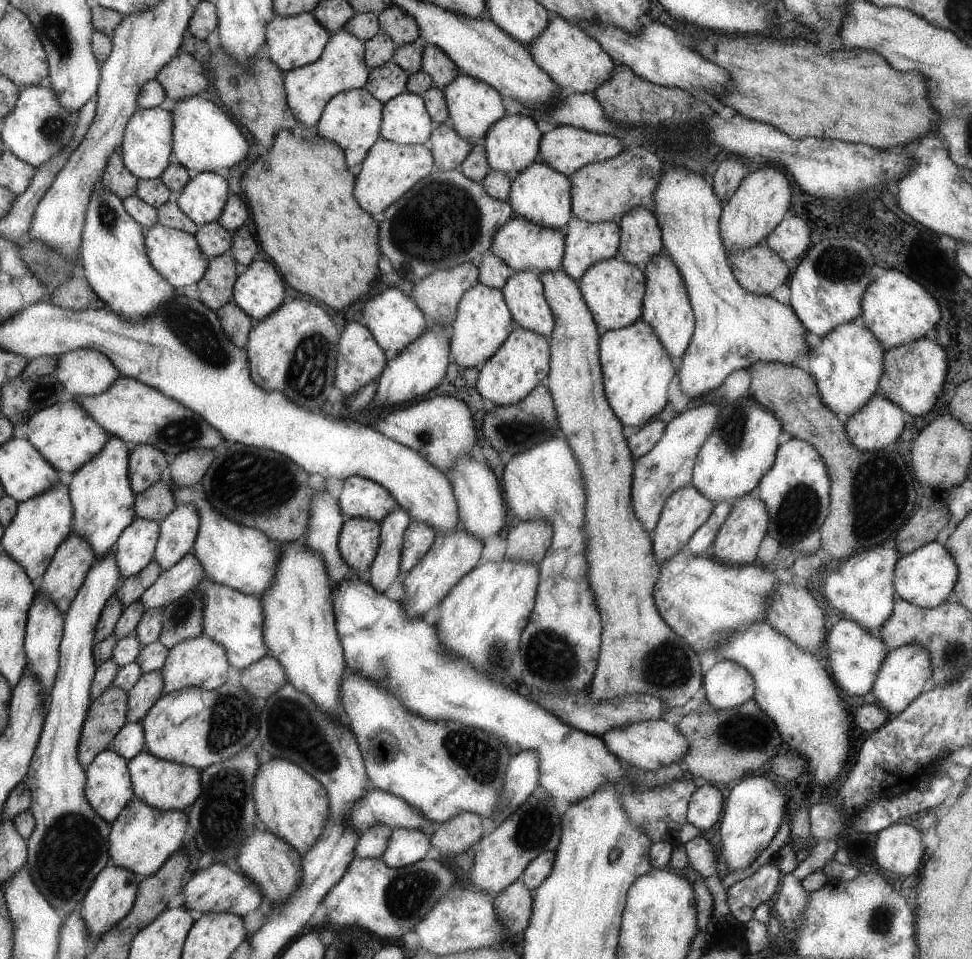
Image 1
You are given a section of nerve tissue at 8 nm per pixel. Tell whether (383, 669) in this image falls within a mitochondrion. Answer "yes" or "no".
yes

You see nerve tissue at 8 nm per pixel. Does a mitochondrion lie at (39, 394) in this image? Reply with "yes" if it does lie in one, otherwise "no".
yes

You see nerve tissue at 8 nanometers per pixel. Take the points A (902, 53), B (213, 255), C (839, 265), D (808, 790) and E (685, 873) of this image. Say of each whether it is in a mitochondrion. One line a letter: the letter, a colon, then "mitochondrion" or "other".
A: other
B: other
C: mitochondrion
D: other
E: other

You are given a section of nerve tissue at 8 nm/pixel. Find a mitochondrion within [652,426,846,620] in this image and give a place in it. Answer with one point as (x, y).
(799, 511)

